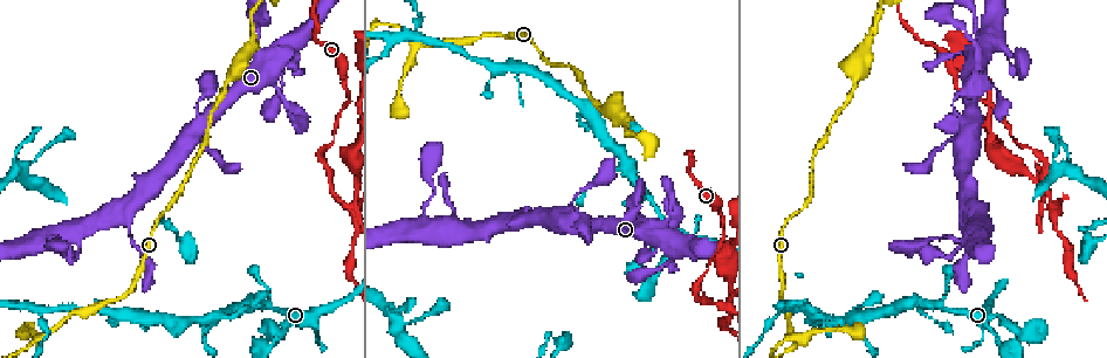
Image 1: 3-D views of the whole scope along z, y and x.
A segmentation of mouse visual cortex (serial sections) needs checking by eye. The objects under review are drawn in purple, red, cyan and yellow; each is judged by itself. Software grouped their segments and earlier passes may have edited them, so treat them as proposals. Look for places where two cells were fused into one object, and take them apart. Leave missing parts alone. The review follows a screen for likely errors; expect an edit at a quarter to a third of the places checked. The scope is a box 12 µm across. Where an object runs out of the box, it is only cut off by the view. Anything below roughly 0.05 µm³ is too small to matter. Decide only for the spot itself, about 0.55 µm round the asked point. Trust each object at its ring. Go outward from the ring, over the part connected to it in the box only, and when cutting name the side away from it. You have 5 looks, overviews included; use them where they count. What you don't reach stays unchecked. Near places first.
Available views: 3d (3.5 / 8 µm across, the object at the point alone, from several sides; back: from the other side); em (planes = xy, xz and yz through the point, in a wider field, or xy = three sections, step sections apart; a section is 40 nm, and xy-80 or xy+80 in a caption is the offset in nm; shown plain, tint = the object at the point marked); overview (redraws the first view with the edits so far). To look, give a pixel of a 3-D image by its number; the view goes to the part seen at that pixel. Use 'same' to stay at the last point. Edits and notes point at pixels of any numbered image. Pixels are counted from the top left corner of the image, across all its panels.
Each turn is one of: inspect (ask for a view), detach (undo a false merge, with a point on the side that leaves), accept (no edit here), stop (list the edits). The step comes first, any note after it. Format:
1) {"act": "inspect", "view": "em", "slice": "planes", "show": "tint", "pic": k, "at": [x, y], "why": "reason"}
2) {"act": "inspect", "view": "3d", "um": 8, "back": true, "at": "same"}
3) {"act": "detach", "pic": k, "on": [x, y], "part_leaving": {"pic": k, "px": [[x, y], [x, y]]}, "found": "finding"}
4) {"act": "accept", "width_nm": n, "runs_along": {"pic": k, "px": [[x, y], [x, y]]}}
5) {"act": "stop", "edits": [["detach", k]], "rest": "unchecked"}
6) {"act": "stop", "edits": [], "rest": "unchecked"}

{"act": "inspect", "view": "3d", "um": 3.5, "pic": 1, "at": [42, 336], "why": "three-way junction"}

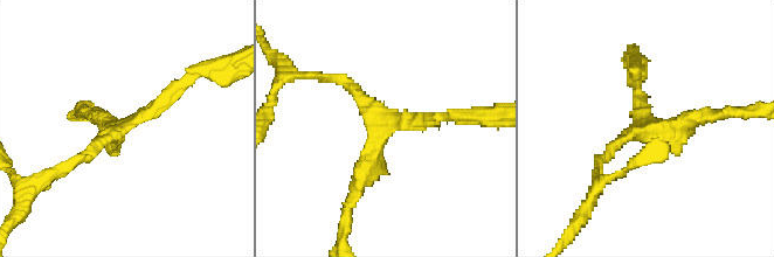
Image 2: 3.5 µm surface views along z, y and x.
{"act": "inspect", "view": "em", "slice": "planes", "show": "tint", "pic": 2, "at": [125, 122], "arms": 3, "arm_widths_nm": [150, 150, 250]}

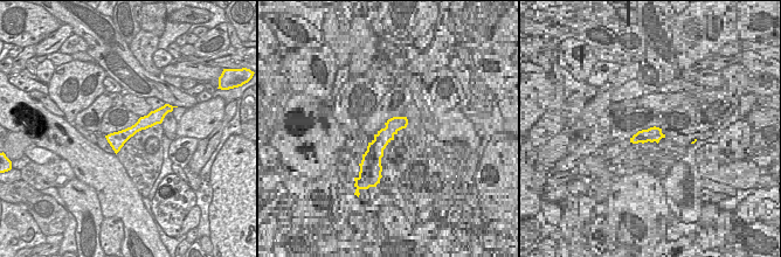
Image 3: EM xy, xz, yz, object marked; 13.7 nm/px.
{"act": "inspect", "view": "em", "slice": "xy", "step": 3, "show": "tint", "at": "same"}

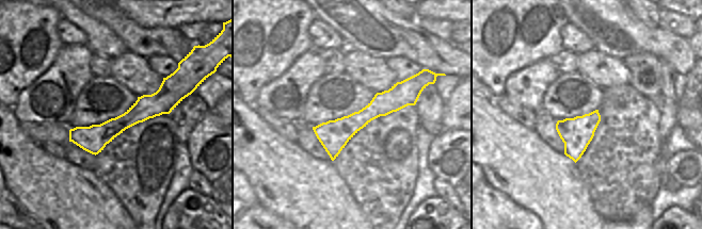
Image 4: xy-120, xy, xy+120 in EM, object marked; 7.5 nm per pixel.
{"act": "accept", "width_nm": 220, "runs_along": {"pic": 2, "px": [[453, 117], [388, 125], [356, 188]]}, "found": "one cell here"}

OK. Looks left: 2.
{"act": "inspect", "view": "3d", "um": 3.5, "pic": 1, "at": [974, 41], "why": "a narrow waist"}

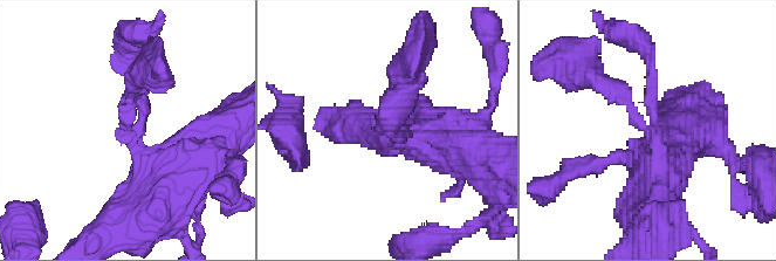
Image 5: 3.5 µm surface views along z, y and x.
{"act": "inspect", "view": "em", "slice": "xy", "step": 2, "show": "tint", "pic": 5, "at": [653, 135]}

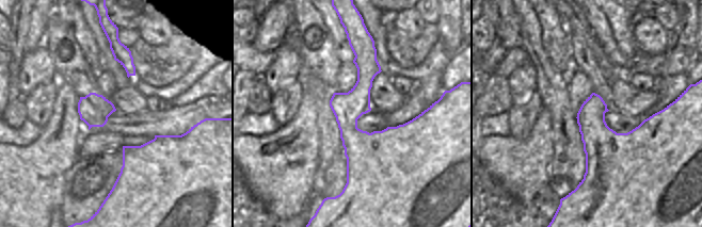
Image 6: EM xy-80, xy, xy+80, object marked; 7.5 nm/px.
{"act": "accept", "arm_widths_nm": [150, 250, 700], "found": "continuous, no second cell"}

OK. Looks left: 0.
{"act": "stop", "edits": [], "rest": "unchecked"}

